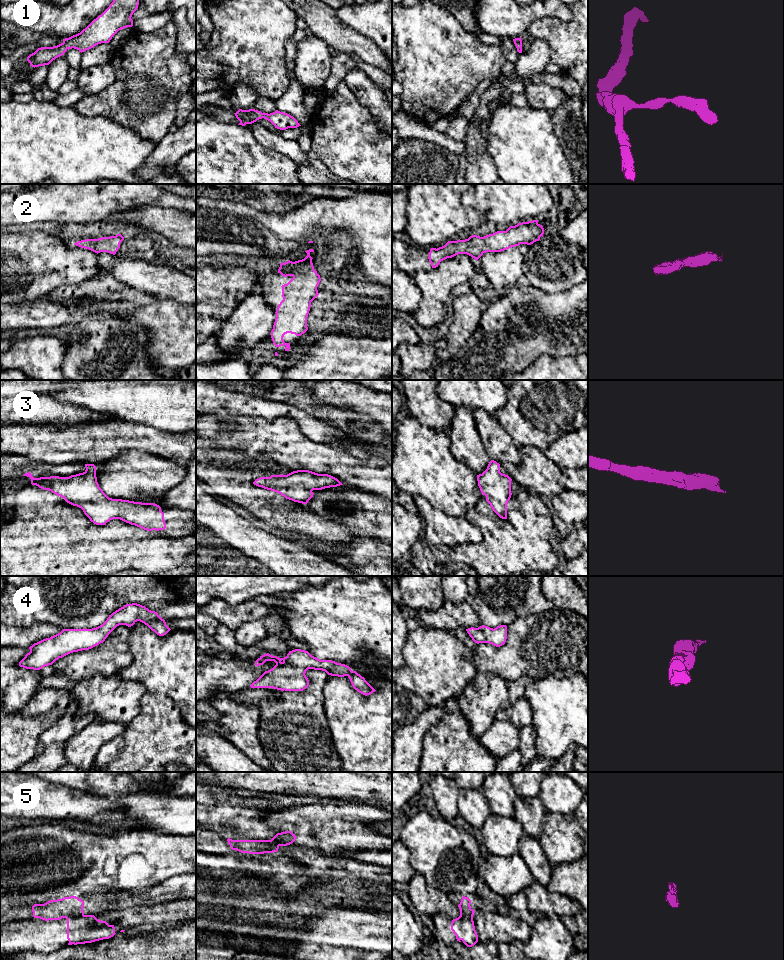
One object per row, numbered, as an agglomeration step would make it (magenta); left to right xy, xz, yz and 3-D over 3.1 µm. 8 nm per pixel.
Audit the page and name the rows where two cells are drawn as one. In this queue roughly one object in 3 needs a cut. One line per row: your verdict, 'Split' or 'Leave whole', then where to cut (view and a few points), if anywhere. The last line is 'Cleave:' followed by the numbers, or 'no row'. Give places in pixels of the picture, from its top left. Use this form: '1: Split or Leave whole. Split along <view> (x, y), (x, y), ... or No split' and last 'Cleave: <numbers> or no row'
1: Leave whole. No split
2: Leave whole. No split
3: Leave whole. No split
4: Leave whole. No split
5: Split. Split along xy (83, 914), (66, 918)
Cleave: 5

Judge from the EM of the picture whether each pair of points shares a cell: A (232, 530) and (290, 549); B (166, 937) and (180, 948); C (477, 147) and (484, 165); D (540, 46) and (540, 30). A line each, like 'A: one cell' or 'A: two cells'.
A: one cell
B: one cell
C: one cell
D: two cells

